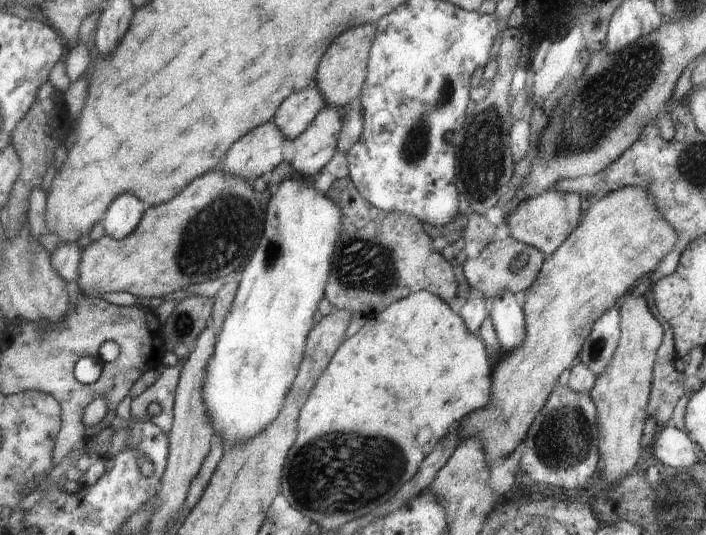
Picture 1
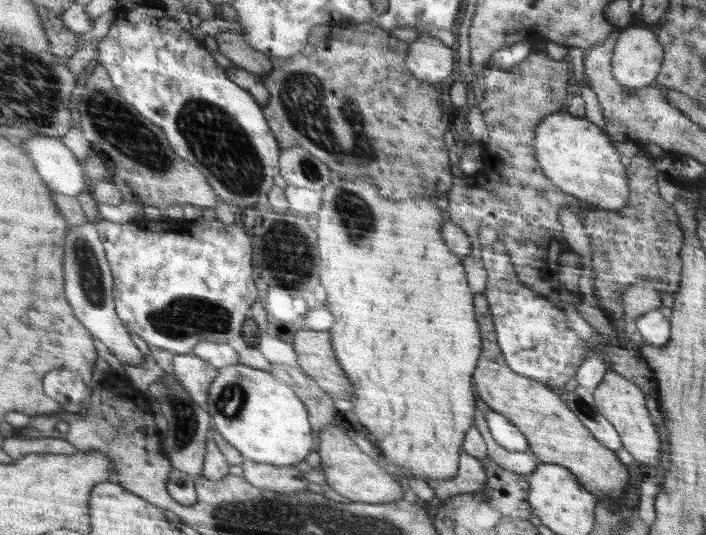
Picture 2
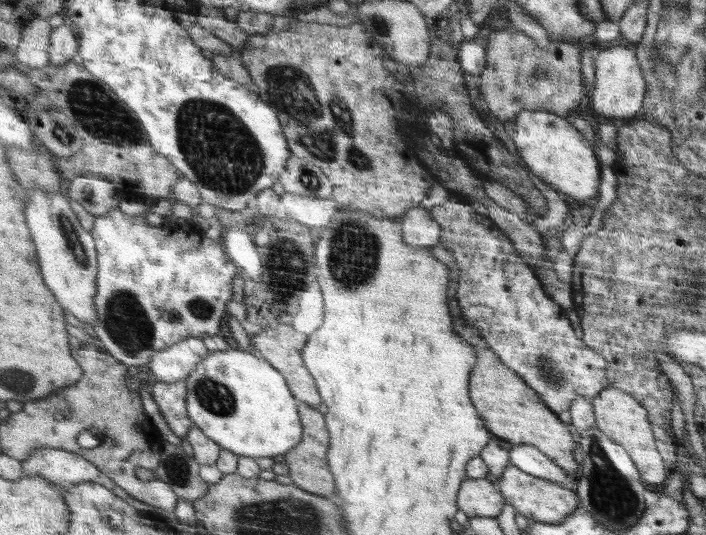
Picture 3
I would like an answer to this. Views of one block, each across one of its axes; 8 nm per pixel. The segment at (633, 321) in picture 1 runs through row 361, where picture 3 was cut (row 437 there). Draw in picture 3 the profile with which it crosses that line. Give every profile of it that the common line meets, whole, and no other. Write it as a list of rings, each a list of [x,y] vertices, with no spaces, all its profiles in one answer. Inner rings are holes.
[[[608,386],[602,393],[592,398],[592,409],[594,409],[596,427],[605,436],[626,449],[639,470],[644,484],[650,482],[657,485],[666,480],[666,464],[663,455],[656,452],[657,446],[654,446],[654,434],[648,422],[647,409],[636,398],[626,391]]]

